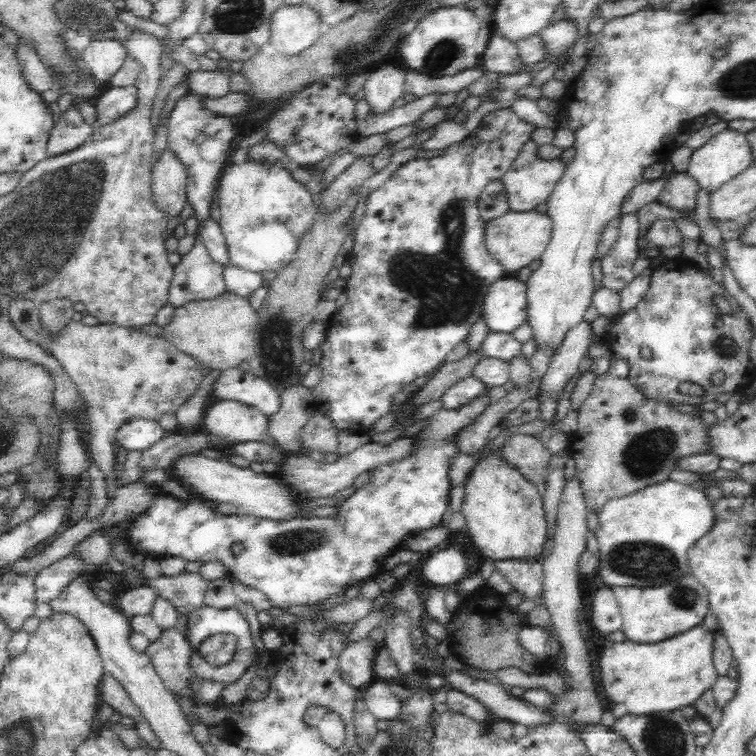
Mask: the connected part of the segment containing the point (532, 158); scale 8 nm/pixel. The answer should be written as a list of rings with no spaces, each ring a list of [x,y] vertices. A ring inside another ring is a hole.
[[[531,140],[528,141],[512,161],[510,170],[500,178],[508,194],[510,210],[514,212],[531,211],[538,204],[547,203],[550,194],[556,188],[562,172],[564,172],[565,162],[557,159],[543,160],[536,155],[538,145]]]

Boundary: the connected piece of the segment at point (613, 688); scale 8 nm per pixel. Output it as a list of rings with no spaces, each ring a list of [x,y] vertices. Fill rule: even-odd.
[[[700,624],[694,628],[690,628],[690,630],[682,632],[682,634],[674,635],[673,637],[654,644],[638,644],[630,642],[629,640],[614,643],[613,646],[606,647],[602,654],[600,654],[600,678],[602,679],[600,680],[600,684],[604,686],[605,693],[611,699],[610,701],[614,702],[614,704],[623,702],[627,707],[627,712],[633,715],[650,714],[658,711],[673,711],[682,708],[682,706],[694,705],[696,700],[698,700],[706,690],[711,690],[719,678],[715,670],[714,657],[712,657],[712,652],[714,652],[714,640],[716,640],[716,630],[710,630]]]

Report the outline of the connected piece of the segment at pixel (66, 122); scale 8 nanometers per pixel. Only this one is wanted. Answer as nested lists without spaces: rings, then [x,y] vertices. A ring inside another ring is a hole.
[[[71,105],[57,111],[55,128],[48,140],[48,156],[56,156],[82,146],[94,133],[95,126],[84,120],[81,112]]]

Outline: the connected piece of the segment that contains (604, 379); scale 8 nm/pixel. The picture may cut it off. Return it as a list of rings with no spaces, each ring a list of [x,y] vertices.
[[[607,371],[597,375],[590,396],[577,410],[577,428],[570,432],[568,454],[575,460],[575,478],[580,483],[584,508],[588,514],[602,512],[608,500],[622,498],[670,479],[670,474],[678,469],[682,458],[696,454],[710,453],[709,426],[700,417],[680,413],[674,407],[645,396],[627,377],[612,376]]]

